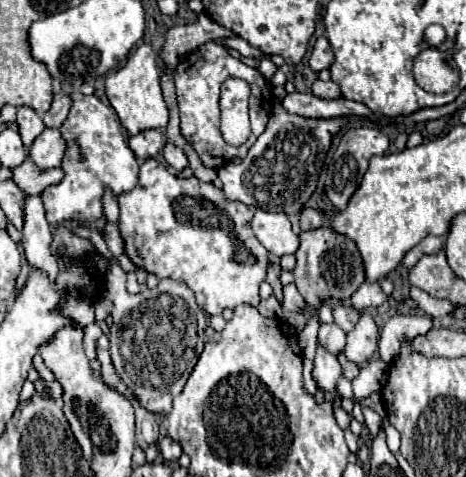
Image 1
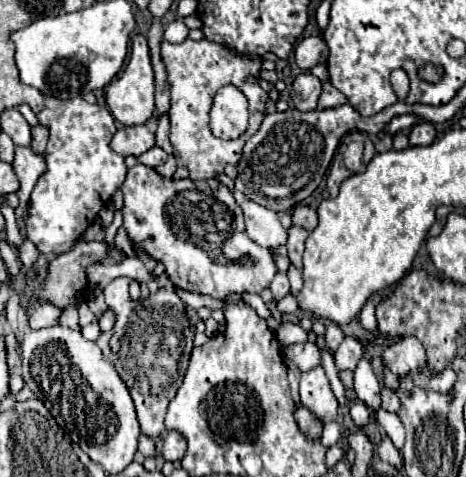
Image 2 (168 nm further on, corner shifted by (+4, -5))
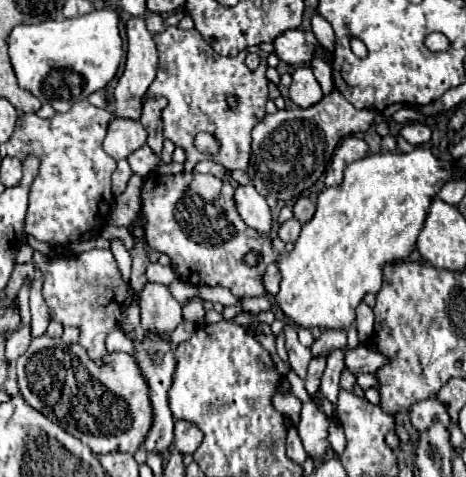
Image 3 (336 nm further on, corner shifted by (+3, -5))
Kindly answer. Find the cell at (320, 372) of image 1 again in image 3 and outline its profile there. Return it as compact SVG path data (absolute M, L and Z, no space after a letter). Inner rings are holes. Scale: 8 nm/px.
M310 396L308 402L304 402L302 406L298 434L302 438L306 452L314 460L322 458L328 448L328 428L330 428L330 418L324 414L320 402L314 396Z

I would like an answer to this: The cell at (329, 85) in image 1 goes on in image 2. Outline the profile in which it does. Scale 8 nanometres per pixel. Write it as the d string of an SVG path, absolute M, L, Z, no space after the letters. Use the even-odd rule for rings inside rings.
M305 72L305 74L299 74L293 80L289 96L291 96L291 102L293 102L293 106L297 110L315 110L319 94L321 94L319 78L315 78L313 74Z

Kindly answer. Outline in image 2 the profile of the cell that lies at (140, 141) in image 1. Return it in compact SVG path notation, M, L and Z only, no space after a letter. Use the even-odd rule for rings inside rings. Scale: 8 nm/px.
M123 126L113 134L111 148L121 156L139 156L155 146L155 134L147 126Z

